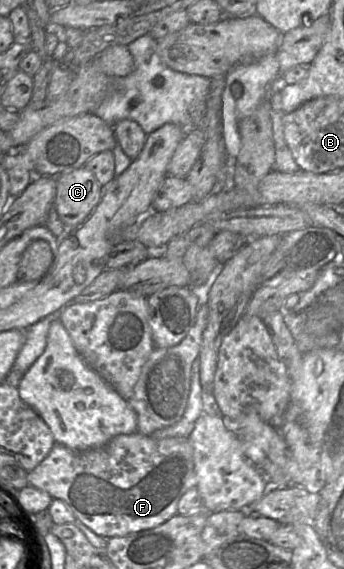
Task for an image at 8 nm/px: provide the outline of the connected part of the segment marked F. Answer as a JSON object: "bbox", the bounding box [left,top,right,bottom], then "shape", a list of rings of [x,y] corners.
{"bbox":[28,432,196,539],"shape":[[[139,432],[119,434],[106,444],[86,450],[70,449],[55,443],[45,459],[28,472],[30,486],[64,501],[75,519],[106,539],[156,527],[177,514],[181,496],[196,486],[194,453],[188,437],[156,439]]]}

